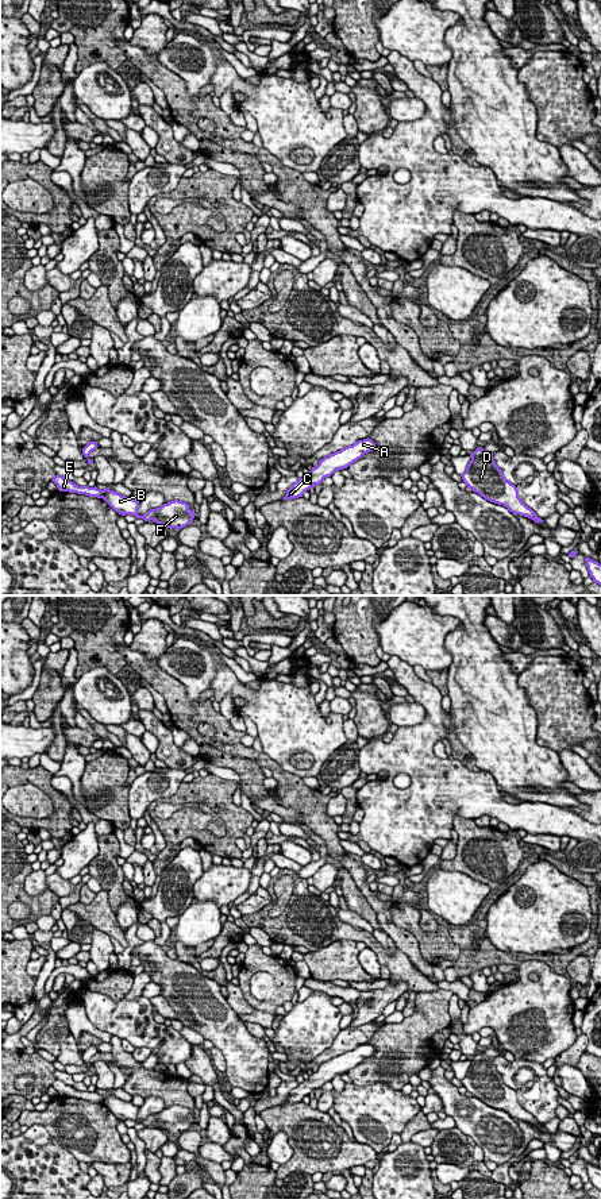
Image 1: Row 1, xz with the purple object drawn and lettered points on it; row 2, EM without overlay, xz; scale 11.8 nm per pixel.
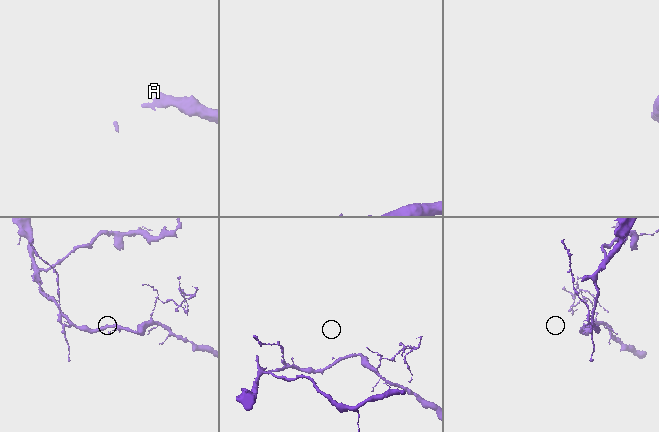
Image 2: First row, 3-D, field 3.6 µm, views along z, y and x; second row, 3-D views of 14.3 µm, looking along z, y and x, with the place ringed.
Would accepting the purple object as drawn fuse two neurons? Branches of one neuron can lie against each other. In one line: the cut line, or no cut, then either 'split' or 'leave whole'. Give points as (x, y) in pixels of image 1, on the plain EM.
xz (108, 1094), (100, 1102) | split

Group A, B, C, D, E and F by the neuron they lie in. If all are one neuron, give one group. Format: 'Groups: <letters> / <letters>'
Groups: A B C D F / E

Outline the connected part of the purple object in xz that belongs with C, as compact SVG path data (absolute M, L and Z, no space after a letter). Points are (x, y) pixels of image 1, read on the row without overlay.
M371 1044L358 1045L352 1050L347 1050L340 1056L330 1059L319 1065L316 1072L312 1072L308 1080L298 1083L288 1095L282 1104L293 1104L303 1102L311 1092L320 1090L327 1082L331 1082L336 1075L347 1073L350 1069L361 1064L365 1059L373 1056L375 1048Z

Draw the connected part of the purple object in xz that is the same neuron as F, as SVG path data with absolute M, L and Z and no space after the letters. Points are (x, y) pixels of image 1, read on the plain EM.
M108 1095L101 1103L122 1121L132 1119L136 1123L143 1123L145 1126L153 1125L166 1133L176 1133L178 1136L189 1130L196 1121L194 1114L190 1117L188 1109L178 1104L150 1114L143 1121L139 1121L139 1106L132 1102L126 1102L117 1096Z

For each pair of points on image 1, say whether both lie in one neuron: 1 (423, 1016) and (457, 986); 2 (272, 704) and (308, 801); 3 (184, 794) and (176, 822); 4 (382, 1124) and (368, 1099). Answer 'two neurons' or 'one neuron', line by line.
1: two neurons
2: two neurons
3: one neuron
4: one neuron

